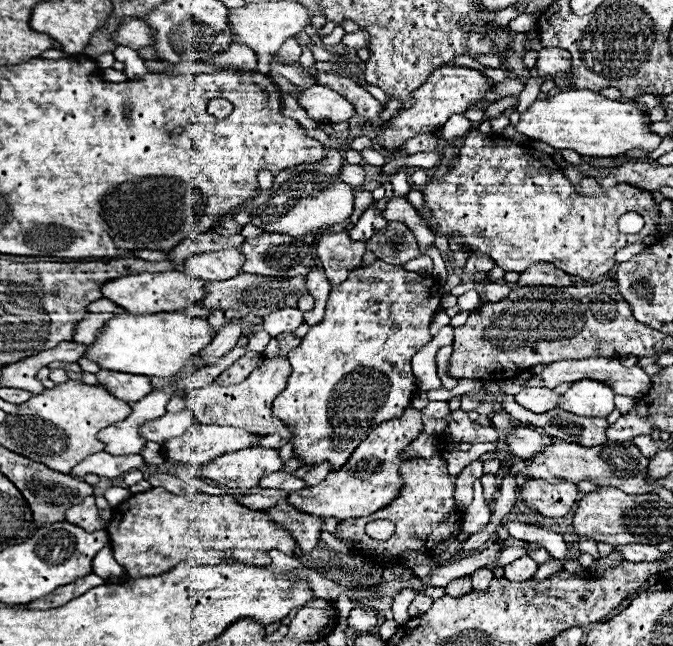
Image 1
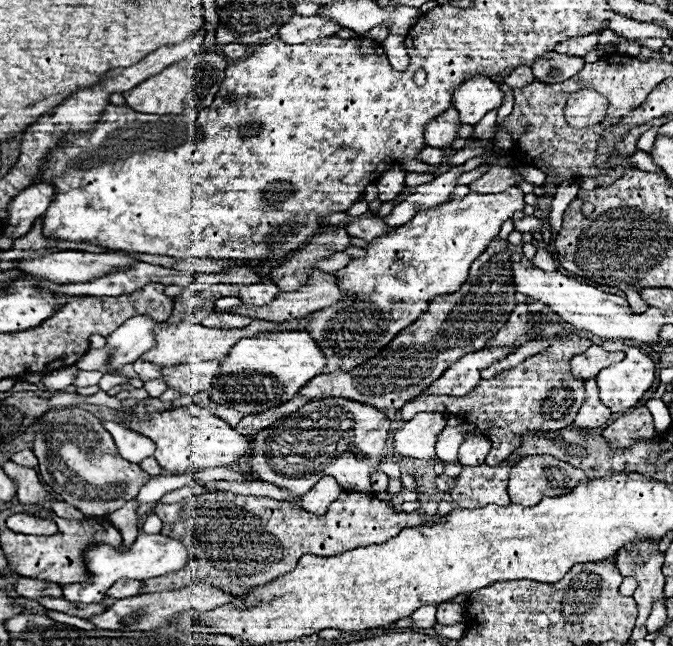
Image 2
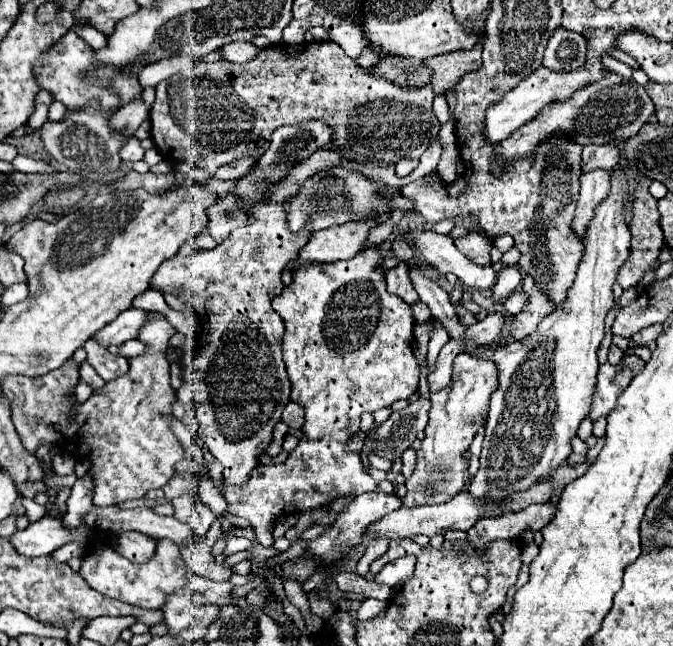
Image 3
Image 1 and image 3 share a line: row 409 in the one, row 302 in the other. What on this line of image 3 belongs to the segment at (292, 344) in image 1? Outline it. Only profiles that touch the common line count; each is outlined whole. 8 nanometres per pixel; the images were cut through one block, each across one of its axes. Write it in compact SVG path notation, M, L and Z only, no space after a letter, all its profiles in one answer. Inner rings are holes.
M264 204L252 210L252 224L232 234L212 250L194 250L186 244L182 250L164 260L152 276L150 288L164 294L174 294L190 300L190 306L200 316L202 340L196 358L192 360L192 374L188 390L194 396L196 416L200 422L198 436L224 466L224 482L242 486L248 482L252 470L260 464L258 458L272 444L274 426L282 418L282 410L290 400L290 378L282 360L282 334L284 320L272 310L272 296L282 292L282 270L288 262L296 260L298 252L306 246L312 230L300 230L298 234L288 228L286 210L282 204Z

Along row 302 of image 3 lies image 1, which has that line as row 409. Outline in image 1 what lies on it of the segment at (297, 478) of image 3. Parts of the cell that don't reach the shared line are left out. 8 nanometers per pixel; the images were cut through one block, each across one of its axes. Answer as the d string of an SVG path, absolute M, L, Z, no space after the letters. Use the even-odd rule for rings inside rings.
M384 260L352 270L348 280L330 292L324 320L310 326L302 344L288 354L292 376L272 406L272 414L292 430L294 458L304 460L306 466L330 462L330 470L336 472L348 462L356 446L368 438L368 432L404 414L418 390L410 358L432 340L428 328L438 304L436 280L418 272L406 272L402 266L386 264Z

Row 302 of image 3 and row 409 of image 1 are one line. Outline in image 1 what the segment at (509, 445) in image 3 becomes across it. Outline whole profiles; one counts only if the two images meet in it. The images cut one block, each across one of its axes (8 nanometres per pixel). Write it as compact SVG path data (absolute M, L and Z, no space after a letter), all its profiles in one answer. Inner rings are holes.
M580 380L560 396L558 406L578 416L606 418L614 410L614 392L598 380ZM430 402L422 414L430 418L446 418L450 414L450 406L448 402Z

